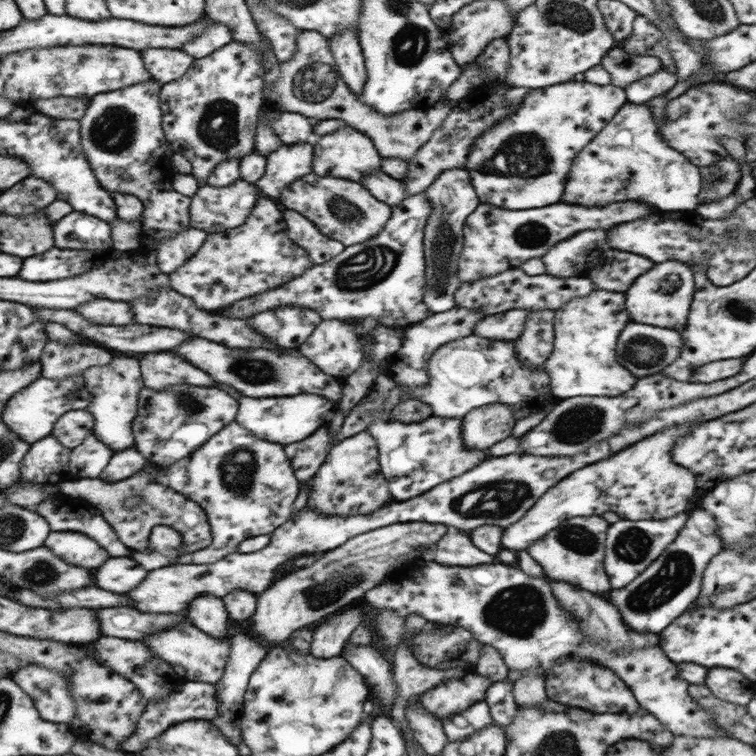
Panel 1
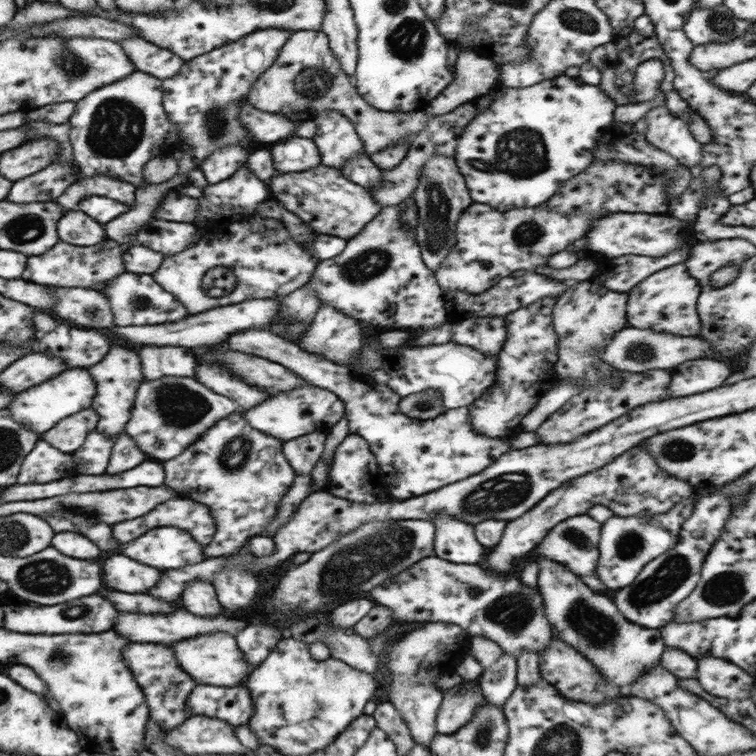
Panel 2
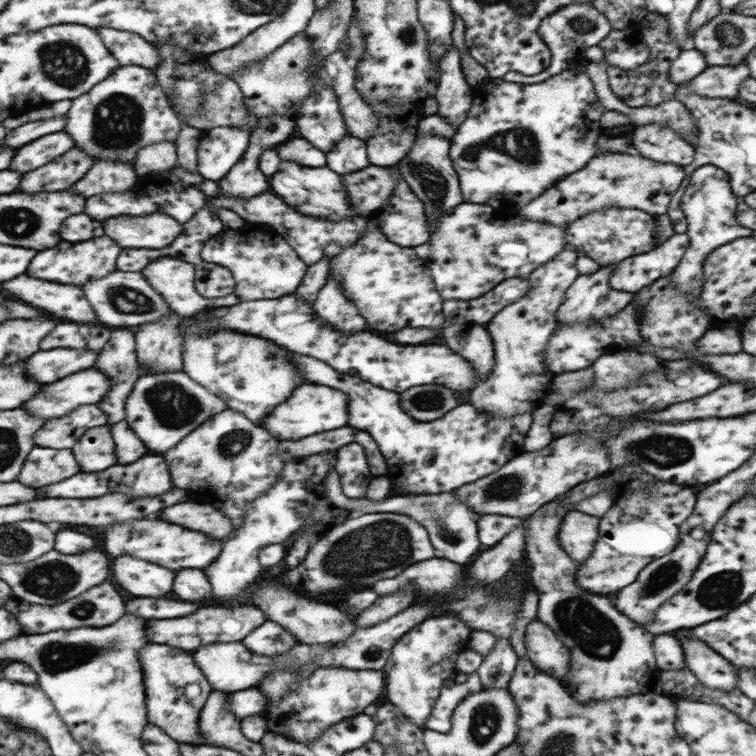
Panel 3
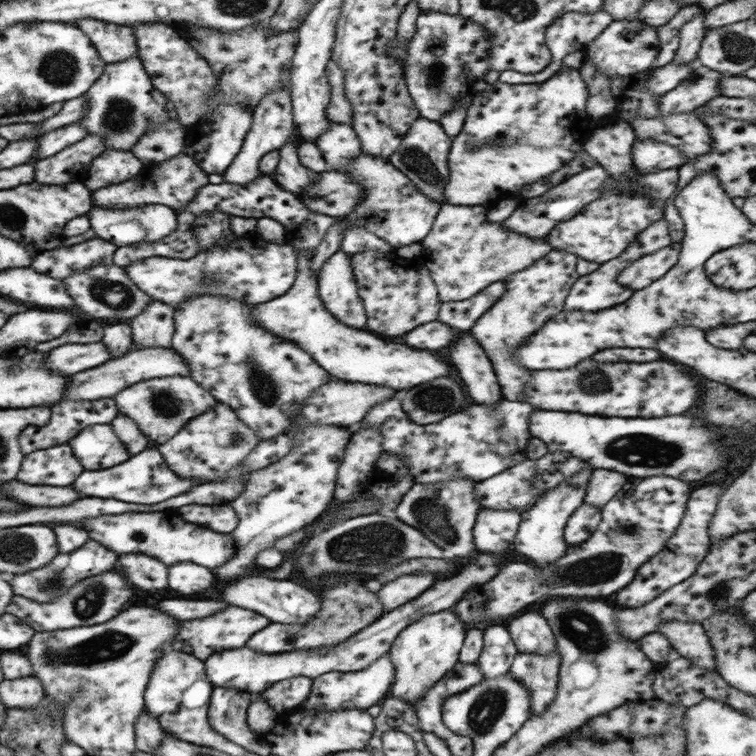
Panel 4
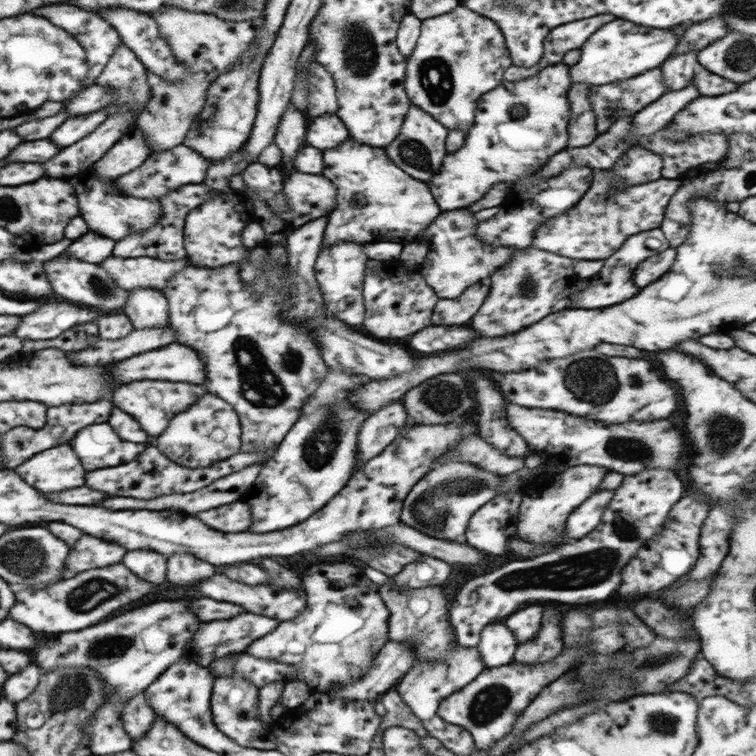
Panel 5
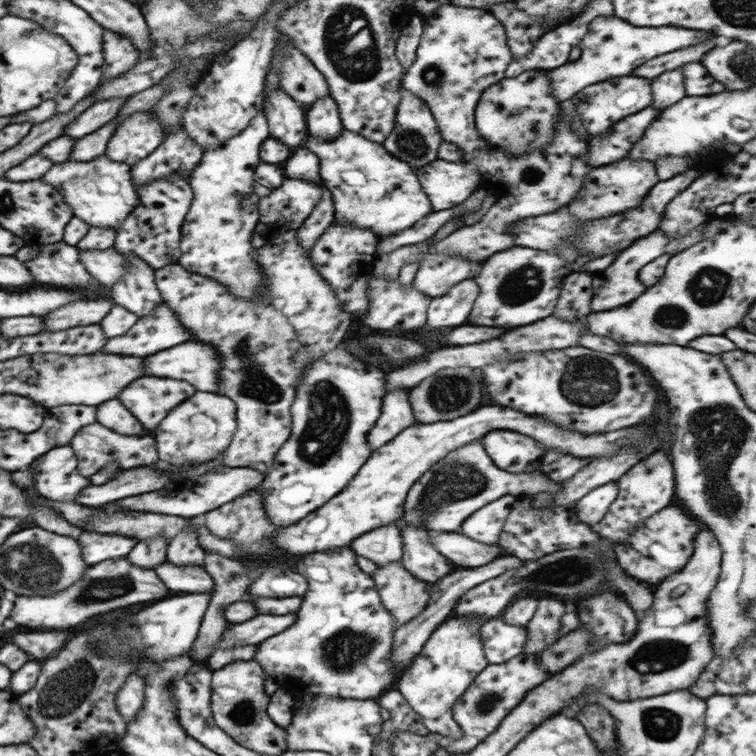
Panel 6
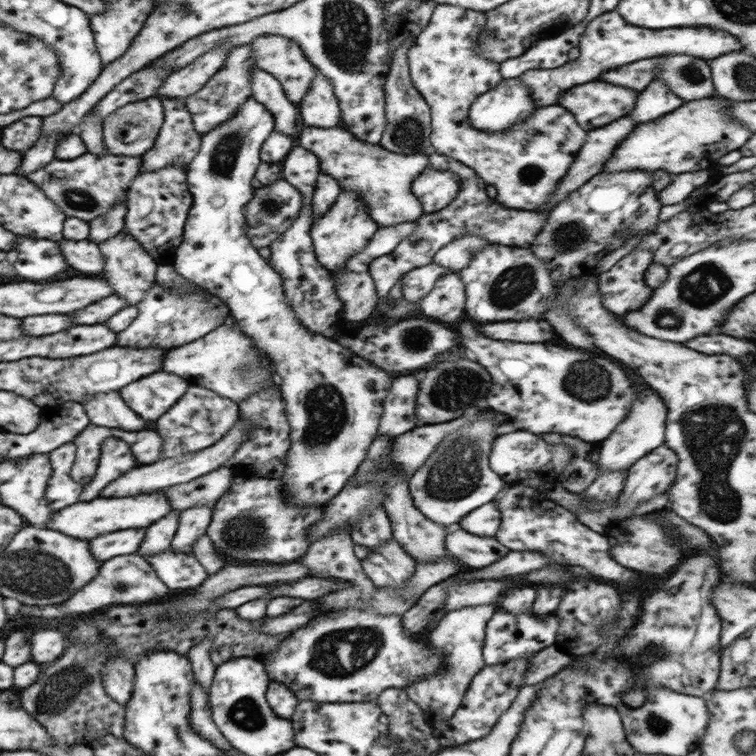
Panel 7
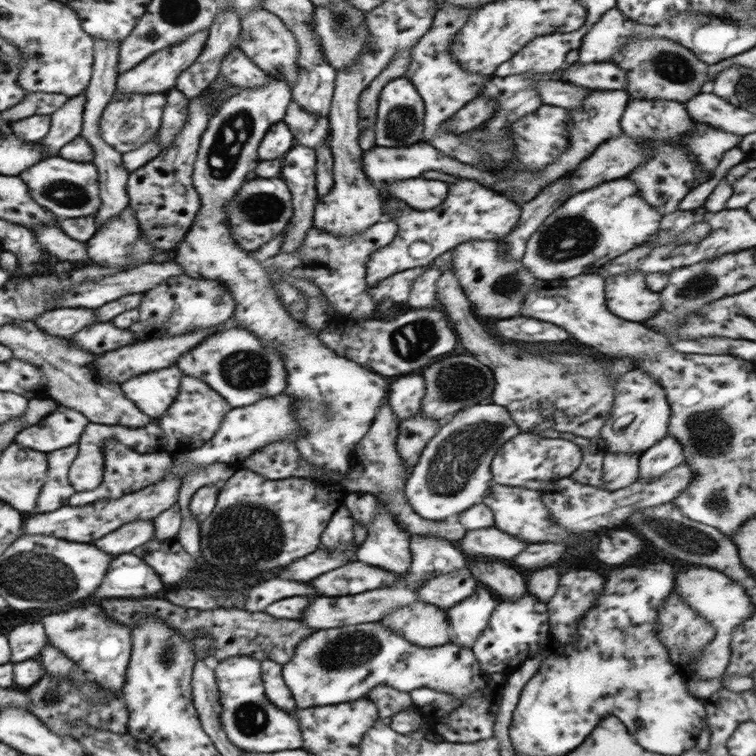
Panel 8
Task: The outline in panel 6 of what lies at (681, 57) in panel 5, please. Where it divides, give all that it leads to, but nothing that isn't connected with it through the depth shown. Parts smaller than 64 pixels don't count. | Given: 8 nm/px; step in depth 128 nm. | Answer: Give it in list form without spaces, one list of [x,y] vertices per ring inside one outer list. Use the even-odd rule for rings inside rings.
[[[680,67],[674,70],[666,71],[657,76],[652,82],[652,107],[658,107],[660,110],[672,106],[680,99],[685,98],[685,76]]]

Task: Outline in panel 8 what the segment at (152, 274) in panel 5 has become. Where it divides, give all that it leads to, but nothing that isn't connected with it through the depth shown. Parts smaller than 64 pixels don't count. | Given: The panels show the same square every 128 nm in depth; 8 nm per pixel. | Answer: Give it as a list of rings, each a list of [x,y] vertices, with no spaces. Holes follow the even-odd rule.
[[[36,224],[32,232],[36,232],[38,242],[42,242],[42,248],[54,254],[58,260],[64,262],[74,262],[74,264],[90,264],[92,261],[88,255],[88,246],[79,240],[68,238],[58,226],[48,226],[46,224]]]

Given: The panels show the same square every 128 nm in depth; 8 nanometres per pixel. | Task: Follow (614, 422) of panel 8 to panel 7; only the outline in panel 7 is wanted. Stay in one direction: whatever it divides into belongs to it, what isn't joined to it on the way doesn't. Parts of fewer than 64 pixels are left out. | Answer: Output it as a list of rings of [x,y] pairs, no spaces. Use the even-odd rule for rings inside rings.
[[[654,390],[642,392],[642,396],[636,394],[634,408],[630,414],[614,428],[614,432],[601,441],[600,458],[598,459],[598,475],[610,470],[620,470],[620,472],[629,469],[635,462],[638,462],[642,456],[646,456],[658,446],[662,446],[665,441],[666,419],[668,408]]]

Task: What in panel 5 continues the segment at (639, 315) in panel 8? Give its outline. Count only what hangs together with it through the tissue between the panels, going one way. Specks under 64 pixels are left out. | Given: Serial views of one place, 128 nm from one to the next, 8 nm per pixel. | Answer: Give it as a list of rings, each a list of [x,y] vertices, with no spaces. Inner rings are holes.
[[[660,227],[628,237],[614,256],[610,256],[608,260],[604,260],[604,268],[596,276],[592,276],[592,278],[588,278],[588,280],[584,280],[580,284],[580,288],[578,288],[580,292],[576,292],[572,296],[570,308],[584,308],[584,310],[606,308],[606,306],[620,304],[620,302],[628,300],[630,296],[636,296],[638,288],[630,280],[632,278],[632,272],[636,270],[636,266],[640,262],[644,262],[644,260],[666,250],[668,247],[670,247],[668,239],[666,239]]]

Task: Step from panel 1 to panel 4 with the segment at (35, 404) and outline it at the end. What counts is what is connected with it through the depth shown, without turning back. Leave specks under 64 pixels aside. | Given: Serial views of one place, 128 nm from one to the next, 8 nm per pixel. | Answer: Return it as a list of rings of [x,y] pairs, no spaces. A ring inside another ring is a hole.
[[[148,348],[148,350],[136,350],[130,352],[130,356],[122,356],[122,360],[108,360],[102,366],[96,366],[92,370],[78,372],[72,376],[66,394],[62,394],[62,402],[66,400],[102,400],[116,396],[122,388],[136,384],[140,380],[148,378],[162,378],[162,376],[185,376],[188,377],[188,366],[184,360],[174,352],[166,348]]]

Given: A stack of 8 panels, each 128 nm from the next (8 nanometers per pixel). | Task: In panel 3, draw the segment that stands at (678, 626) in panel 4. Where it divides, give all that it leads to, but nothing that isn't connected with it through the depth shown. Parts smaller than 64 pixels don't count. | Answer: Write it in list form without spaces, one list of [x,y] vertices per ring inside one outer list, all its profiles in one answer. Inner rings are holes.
[[[700,640],[680,641],[687,668],[706,688],[730,691],[737,688],[738,669]]]

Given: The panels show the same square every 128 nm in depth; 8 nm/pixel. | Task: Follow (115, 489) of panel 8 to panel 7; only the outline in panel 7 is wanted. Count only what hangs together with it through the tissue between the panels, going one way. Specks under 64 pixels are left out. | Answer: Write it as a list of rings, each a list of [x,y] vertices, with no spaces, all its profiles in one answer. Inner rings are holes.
[[[110,440],[110,444],[106,444],[106,456],[102,456],[102,468],[98,468],[98,476],[86,486],[86,492],[82,492],[82,500],[96,498],[106,484],[128,472],[132,466],[136,466],[136,460],[128,444],[122,440]]]

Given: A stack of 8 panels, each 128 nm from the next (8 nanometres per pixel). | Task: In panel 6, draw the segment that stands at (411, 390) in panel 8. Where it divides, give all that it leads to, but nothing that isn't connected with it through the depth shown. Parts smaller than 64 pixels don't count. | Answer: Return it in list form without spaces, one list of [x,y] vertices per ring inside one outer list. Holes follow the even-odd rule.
[[[390,392],[382,399],[380,417],[374,427],[368,431],[368,446],[372,451],[390,442],[398,433],[406,430],[408,426],[416,424],[411,404],[408,404],[406,392]]]

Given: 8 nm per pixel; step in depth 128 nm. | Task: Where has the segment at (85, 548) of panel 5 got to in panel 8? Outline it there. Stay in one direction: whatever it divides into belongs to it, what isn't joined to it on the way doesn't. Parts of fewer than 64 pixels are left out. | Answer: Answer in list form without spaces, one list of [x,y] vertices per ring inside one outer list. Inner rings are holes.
[[[134,522],[134,524],[126,524],[126,528],[118,528],[118,532],[112,532],[110,536],[96,540],[94,544],[98,544],[98,548],[102,548],[102,552],[120,556],[122,552],[128,554],[134,548],[146,544],[152,536],[154,536],[152,522]]]

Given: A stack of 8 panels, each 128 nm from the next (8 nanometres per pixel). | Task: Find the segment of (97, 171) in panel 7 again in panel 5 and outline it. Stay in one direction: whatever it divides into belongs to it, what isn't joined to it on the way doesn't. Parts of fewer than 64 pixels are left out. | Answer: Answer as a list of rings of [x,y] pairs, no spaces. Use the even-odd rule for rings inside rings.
[[[94,166],[83,169],[79,174],[66,178],[72,182],[74,194],[78,197],[80,216],[87,222],[90,231],[100,236],[108,236],[115,242],[124,240],[130,234],[140,234],[148,228],[158,224],[158,220],[164,216],[159,201],[151,201],[138,196],[126,196],[116,190],[116,178],[101,178],[96,174]]]

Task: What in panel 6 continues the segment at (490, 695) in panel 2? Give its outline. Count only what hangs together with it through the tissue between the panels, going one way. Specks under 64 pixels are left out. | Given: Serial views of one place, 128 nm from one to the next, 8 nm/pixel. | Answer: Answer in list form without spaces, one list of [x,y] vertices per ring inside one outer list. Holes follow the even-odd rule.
[[[501,617],[483,623],[480,641],[489,664],[502,664],[524,652],[527,633],[527,628],[510,626]]]

